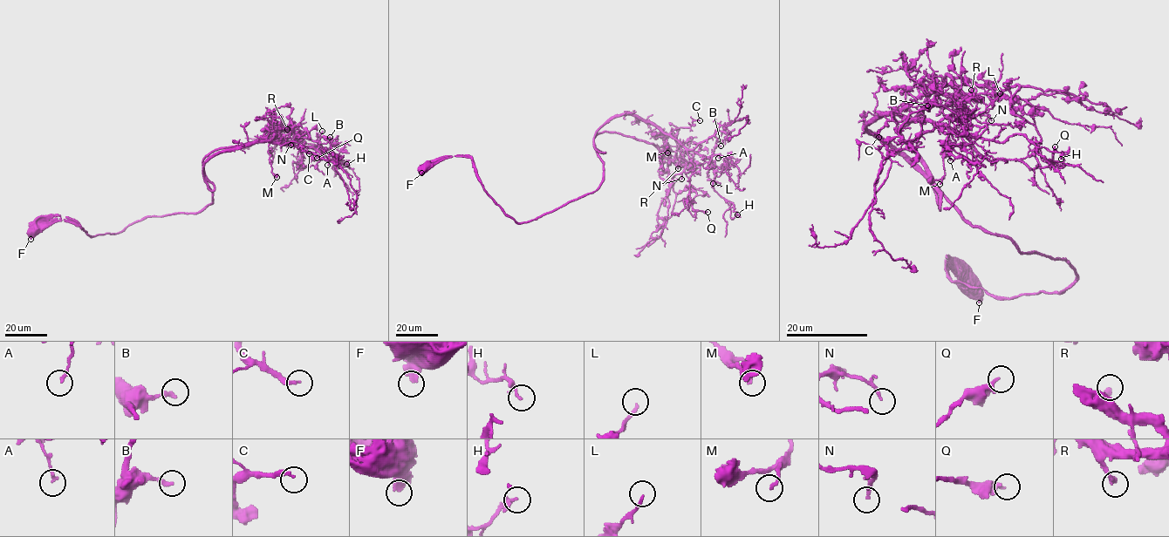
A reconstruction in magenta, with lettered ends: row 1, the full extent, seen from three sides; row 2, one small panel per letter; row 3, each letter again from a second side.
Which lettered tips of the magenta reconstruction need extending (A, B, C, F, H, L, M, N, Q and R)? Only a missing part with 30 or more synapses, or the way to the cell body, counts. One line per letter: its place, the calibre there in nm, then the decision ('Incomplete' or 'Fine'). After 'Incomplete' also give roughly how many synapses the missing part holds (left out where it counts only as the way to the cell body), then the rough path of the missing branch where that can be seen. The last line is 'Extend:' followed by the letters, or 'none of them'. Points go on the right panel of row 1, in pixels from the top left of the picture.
A: Place: (950, 160). Thickness 160 nm. Fine
B: Place: (927, 105). Thickness 260 nm. Fine
C: Place: (878, 137). Thickness 240 nm. Incomplete. Roughly 40 synapses. Course of what is missing: (878, 137), (873, 137), (866, 144), (856, 143), (830, 149), (828, 153), (831, 148), (830, 153)
F: Place: (979, 302). Thickness 460 nm. Fine
H: Place: (1061, 159). Thickness 120 nm. Fine
L: Place: (1000, 93). Thickness 150 nm. Fine
M: Place: (939, 184). Thickness 170 nm. Fine
N: Place: (991, 120). Thickness 180 nm. Incomplete. Roughly 35 synapses. Course of what is missing: (991, 120), (1000, 125), (1031, 124), (1037, 120), (1051, 130), (1062, 147)
Q: Place: (1055, 146). Thickness 280 nm. Fine
R: Place: (971, 90). Thickness 320 nm. Incomplete. Roughly 60 synapses. Course of what is missing: (971, 90), (983, 92), (993, 100), (989, 100), (994, 101), (994, 106), (1005, 106), (1007, 112)
Extend: C, N, R

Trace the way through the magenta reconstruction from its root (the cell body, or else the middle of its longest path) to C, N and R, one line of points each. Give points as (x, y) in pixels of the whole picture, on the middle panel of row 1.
C: (426, 167), (469, 157), (485, 192), (525, 222), (598, 187), (594, 136), (613, 118), (668, 133), (700, 120)
N: (426, 167), (469, 157), (483, 189), (517, 222), (598, 187), (594, 138), (605, 131), (687, 163), (681, 179)
R: (426, 167), (469, 157), (483, 189), (517, 222), (598, 187), (601, 132), (654, 144), (678, 168)

